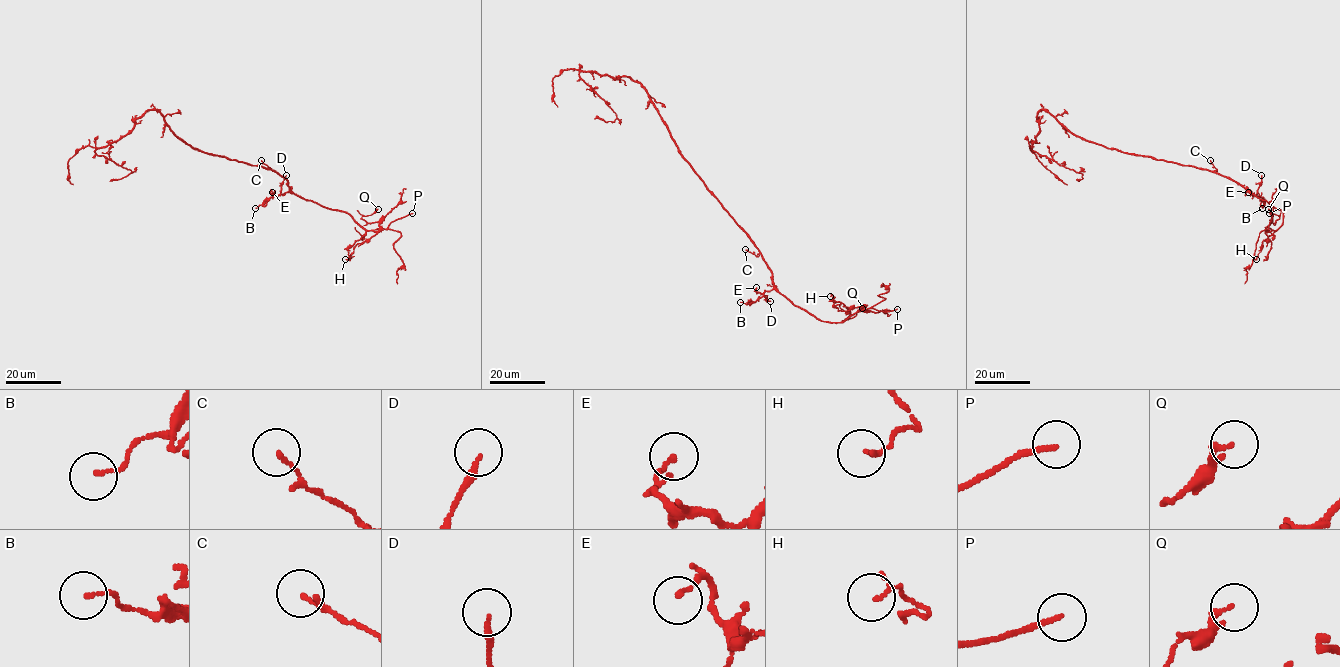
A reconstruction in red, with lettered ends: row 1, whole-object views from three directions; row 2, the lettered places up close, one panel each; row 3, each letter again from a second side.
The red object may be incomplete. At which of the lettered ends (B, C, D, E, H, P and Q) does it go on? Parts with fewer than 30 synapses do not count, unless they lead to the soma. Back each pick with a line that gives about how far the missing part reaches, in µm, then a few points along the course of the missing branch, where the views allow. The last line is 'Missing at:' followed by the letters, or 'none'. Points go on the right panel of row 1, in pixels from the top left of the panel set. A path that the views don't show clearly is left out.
P: about 10 µm are missing; missing branch runs (1269, 213), (1260, 220), (1262, 228)
Missing at: P

